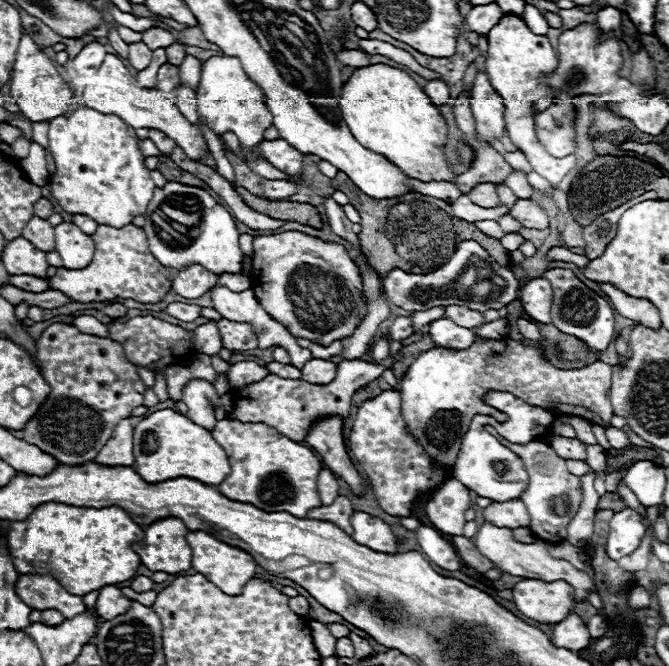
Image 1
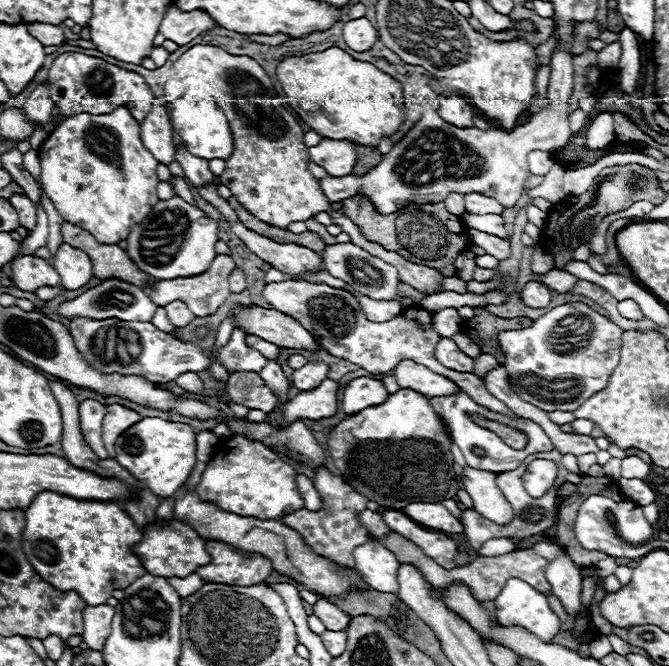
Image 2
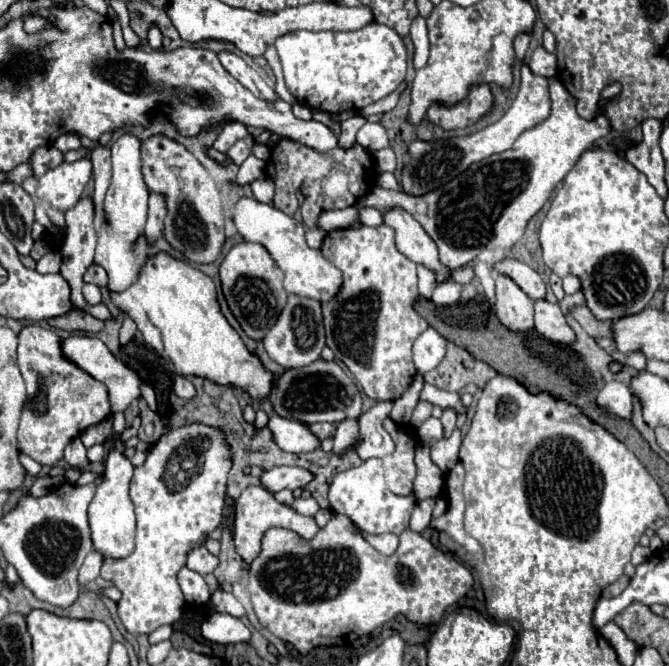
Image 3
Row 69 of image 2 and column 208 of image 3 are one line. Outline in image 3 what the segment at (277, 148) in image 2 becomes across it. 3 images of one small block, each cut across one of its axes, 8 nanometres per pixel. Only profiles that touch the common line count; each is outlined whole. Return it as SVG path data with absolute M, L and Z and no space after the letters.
M164 134L150 136L148 140L142 142L142 174L150 192L160 192L166 196L166 206L168 206L168 216L164 220L166 240L174 248L178 248L190 262L198 262L198 264L214 262L224 244L224 212L222 212L220 184L210 178L206 168L180 142Z

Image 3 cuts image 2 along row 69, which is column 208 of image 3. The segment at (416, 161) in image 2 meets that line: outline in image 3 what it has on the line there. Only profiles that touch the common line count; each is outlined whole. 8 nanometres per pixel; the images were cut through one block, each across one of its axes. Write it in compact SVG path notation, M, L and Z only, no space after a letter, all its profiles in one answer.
M198 546L188 554L188 568L198 574L208 574L218 566L218 558L212 556L206 546Z

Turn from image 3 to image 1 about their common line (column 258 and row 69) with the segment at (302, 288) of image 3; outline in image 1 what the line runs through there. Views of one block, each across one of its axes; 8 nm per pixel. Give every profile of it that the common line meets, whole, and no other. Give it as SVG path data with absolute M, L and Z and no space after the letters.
M212 56L202 66L200 86L198 86L198 114L216 132L234 132L244 148L260 144L264 130L272 126L272 112L260 88L248 78L236 56Z

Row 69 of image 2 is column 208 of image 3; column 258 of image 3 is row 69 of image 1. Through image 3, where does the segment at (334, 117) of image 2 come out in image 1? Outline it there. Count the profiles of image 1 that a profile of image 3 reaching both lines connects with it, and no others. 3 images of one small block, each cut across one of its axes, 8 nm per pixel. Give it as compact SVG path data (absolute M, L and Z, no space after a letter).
M386 64L358 68L342 88L340 110L350 132L364 148L384 154L408 176L422 182L456 182L458 174L452 172L444 152L448 124L438 112L436 104L432 104L432 100L404 70Z

